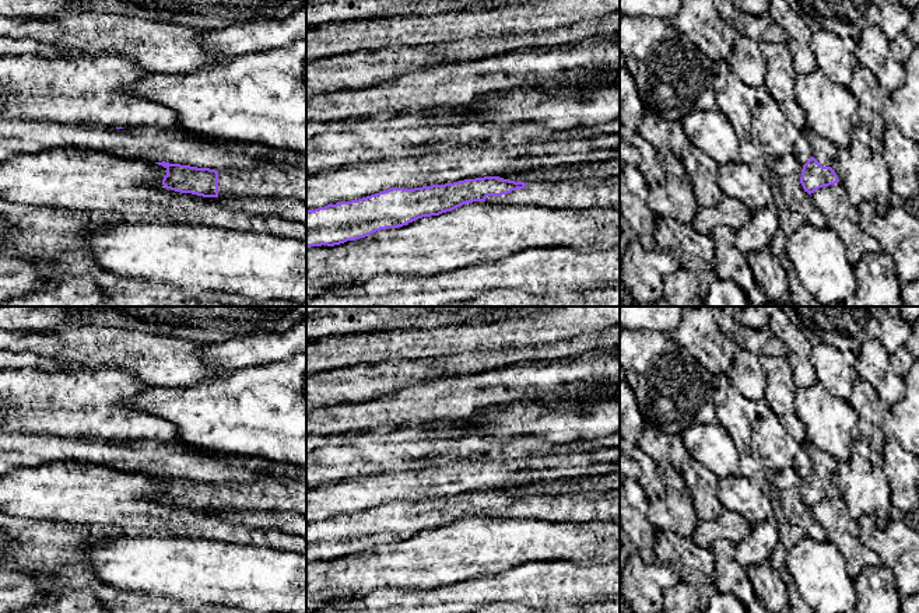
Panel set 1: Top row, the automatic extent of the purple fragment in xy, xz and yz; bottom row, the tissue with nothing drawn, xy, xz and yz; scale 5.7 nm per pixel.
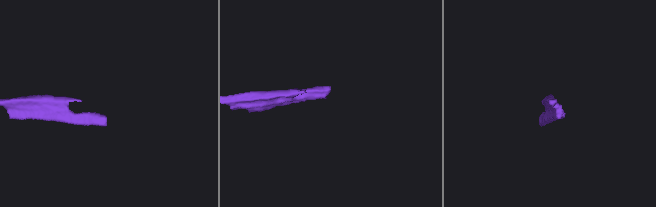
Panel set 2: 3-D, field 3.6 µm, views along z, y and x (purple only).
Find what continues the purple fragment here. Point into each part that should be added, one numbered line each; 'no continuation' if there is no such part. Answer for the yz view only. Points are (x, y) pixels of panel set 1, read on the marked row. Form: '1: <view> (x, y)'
1: yz (823, 150)

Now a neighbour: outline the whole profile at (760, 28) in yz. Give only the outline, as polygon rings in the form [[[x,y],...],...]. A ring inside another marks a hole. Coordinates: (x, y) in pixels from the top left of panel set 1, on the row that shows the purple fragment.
[[[716,0],[715,7],[720,17],[730,24],[737,34],[746,35],[757,43],[788,43],[785,29],[771,18],[769,13],[753,15],[741,13],[733,1]]]

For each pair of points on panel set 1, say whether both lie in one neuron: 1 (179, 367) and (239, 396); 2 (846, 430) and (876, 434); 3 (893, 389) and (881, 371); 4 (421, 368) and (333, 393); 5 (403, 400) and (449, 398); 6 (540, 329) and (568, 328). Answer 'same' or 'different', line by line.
1: different
2: different
3: same
4: same
5: same
6: same

